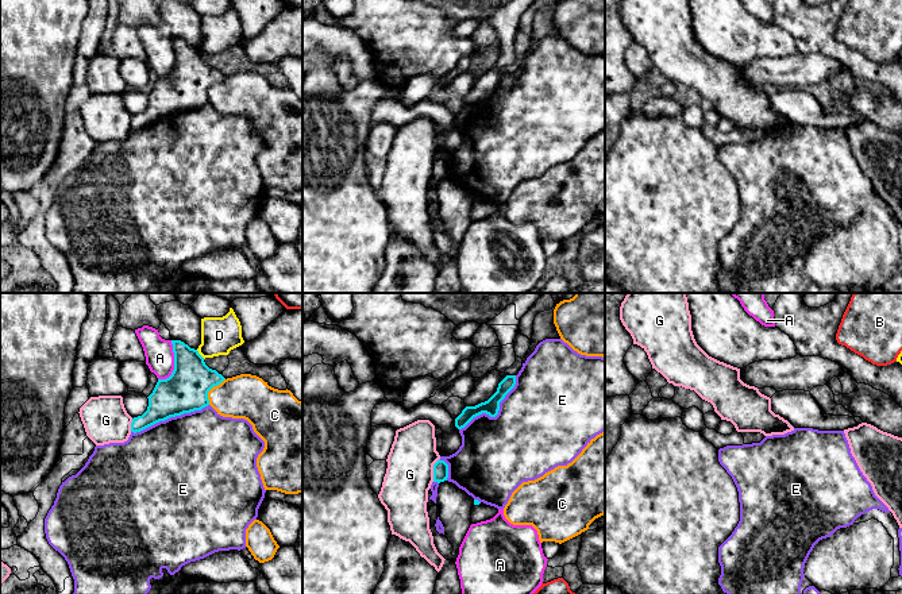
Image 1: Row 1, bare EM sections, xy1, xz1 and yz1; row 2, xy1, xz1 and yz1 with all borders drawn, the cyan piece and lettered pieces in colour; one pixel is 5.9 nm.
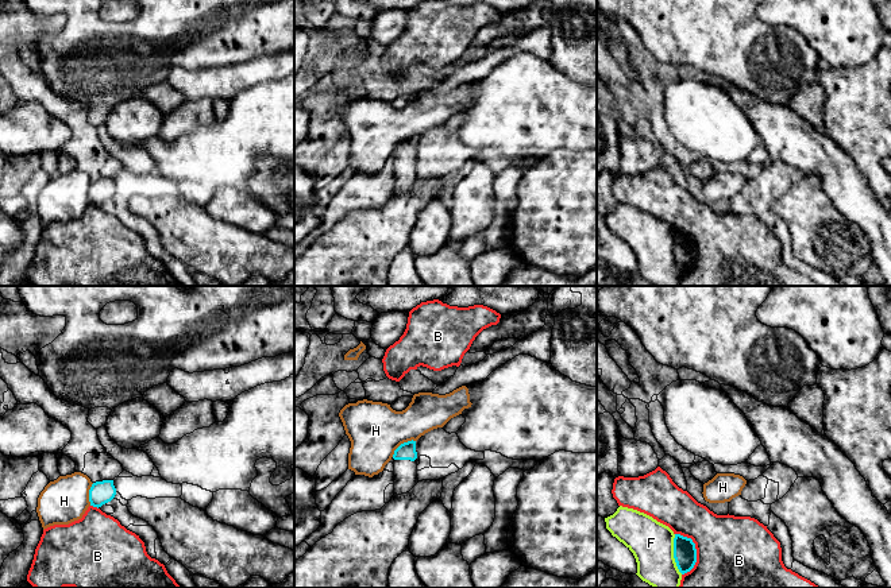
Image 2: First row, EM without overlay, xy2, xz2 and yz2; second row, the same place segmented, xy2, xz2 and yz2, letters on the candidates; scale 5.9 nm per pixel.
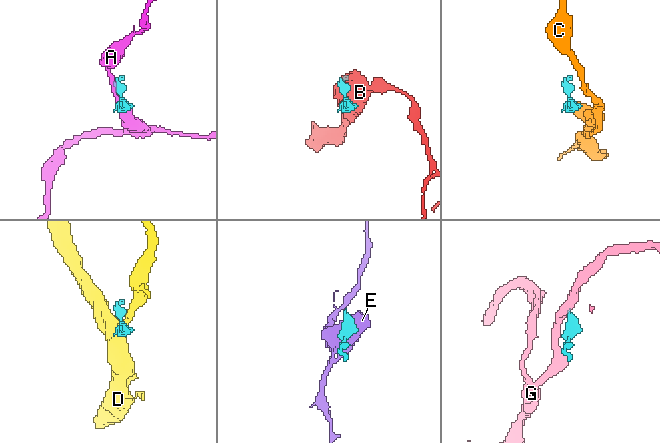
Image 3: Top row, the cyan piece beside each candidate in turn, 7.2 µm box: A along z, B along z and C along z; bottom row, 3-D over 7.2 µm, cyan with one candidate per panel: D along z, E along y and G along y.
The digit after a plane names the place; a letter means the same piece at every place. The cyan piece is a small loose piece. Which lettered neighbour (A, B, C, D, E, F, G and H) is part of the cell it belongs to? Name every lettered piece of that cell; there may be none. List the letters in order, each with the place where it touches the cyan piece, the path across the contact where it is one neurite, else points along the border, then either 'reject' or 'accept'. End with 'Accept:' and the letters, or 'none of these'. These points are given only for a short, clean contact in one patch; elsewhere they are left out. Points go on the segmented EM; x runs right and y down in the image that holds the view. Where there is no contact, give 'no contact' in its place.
A: meets cyan in xy1 at (174, 363); reject
B: meets cyan in yz2 at (695, 550); reject
C: meets cyan in xy1 at (209, 389); border along xy1 (224, 378), (208, 392), (208, 404); reject
D: meets cyan in xy1 at (199, 354); border along xy1 (196, 350), (204, 358); reject
E: meets cyan in xy1 at (169, 417); reject
F: meets cyan in yz2 at (674, 554); reject
G: meets cyan in xz1 at (434, 470); reject
H: meets cyan in xz2 at (401, 444); border along xz2 (415, 440), (402, 443), (392, 456); reject
Accept: none of these

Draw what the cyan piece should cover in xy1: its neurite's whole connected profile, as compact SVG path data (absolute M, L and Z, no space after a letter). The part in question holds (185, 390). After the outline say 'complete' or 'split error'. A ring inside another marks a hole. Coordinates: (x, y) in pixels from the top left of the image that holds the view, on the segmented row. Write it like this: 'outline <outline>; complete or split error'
outline M171 340L174 370L166 379L158 379L147 397L147 410L132 418L131 432L140 432L159 421L201 410L209 405L208 392L226 378L209 369L197 350L181 340Z; complete

